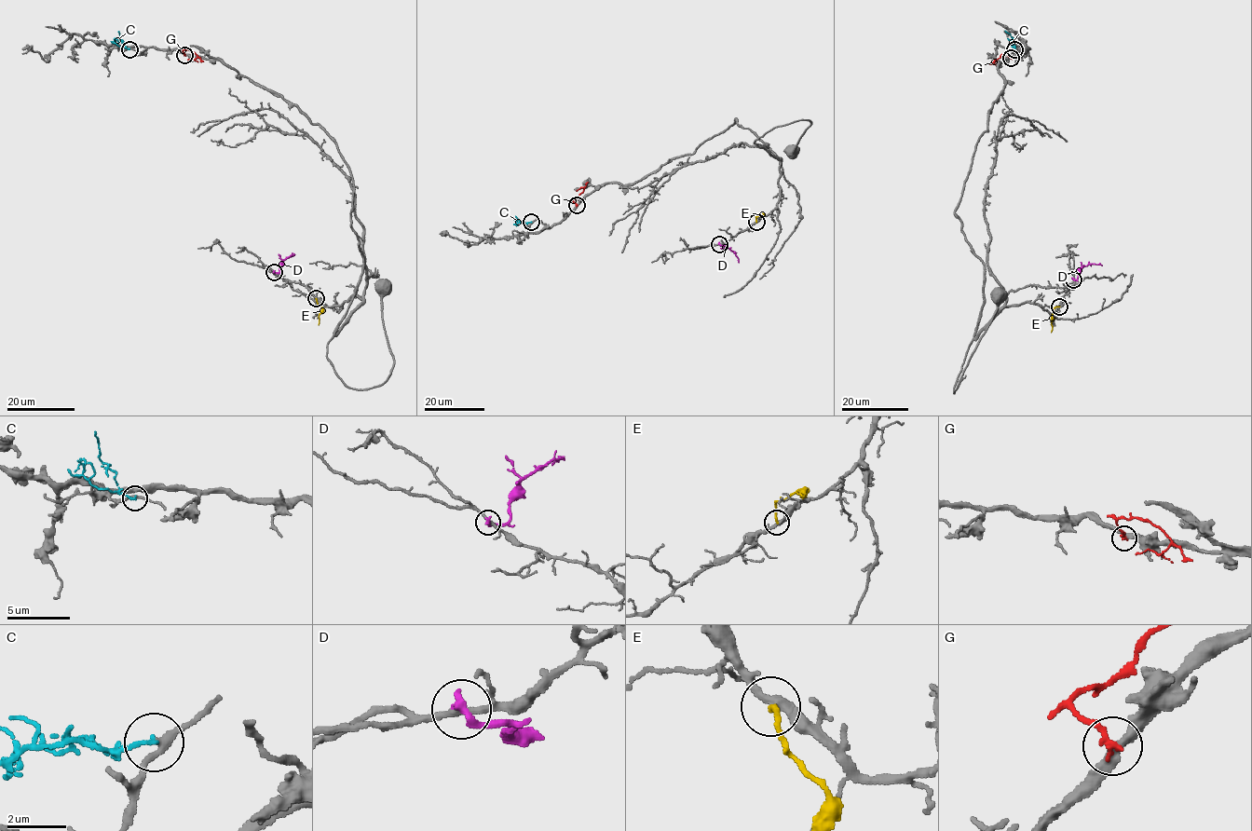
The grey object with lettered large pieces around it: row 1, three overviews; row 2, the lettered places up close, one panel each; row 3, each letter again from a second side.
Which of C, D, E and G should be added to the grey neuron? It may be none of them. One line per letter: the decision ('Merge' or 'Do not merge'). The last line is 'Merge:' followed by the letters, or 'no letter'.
C: Do not merge
D: Do not merge
E: Do not merge
G: Do not merge
Merge: no letter

